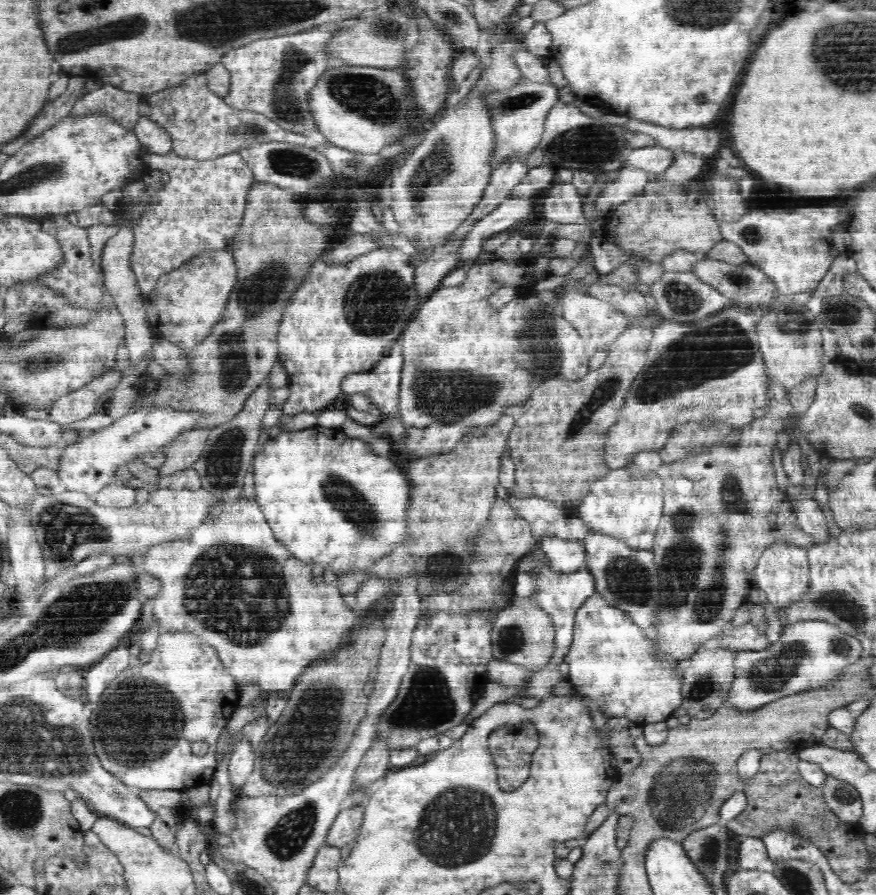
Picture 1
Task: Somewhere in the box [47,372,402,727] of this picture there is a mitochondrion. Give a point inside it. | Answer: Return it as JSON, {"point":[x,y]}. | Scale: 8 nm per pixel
{"point":[208,589]}

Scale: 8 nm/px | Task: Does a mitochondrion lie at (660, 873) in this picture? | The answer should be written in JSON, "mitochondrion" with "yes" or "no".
{"mitochondrion":"no"}

